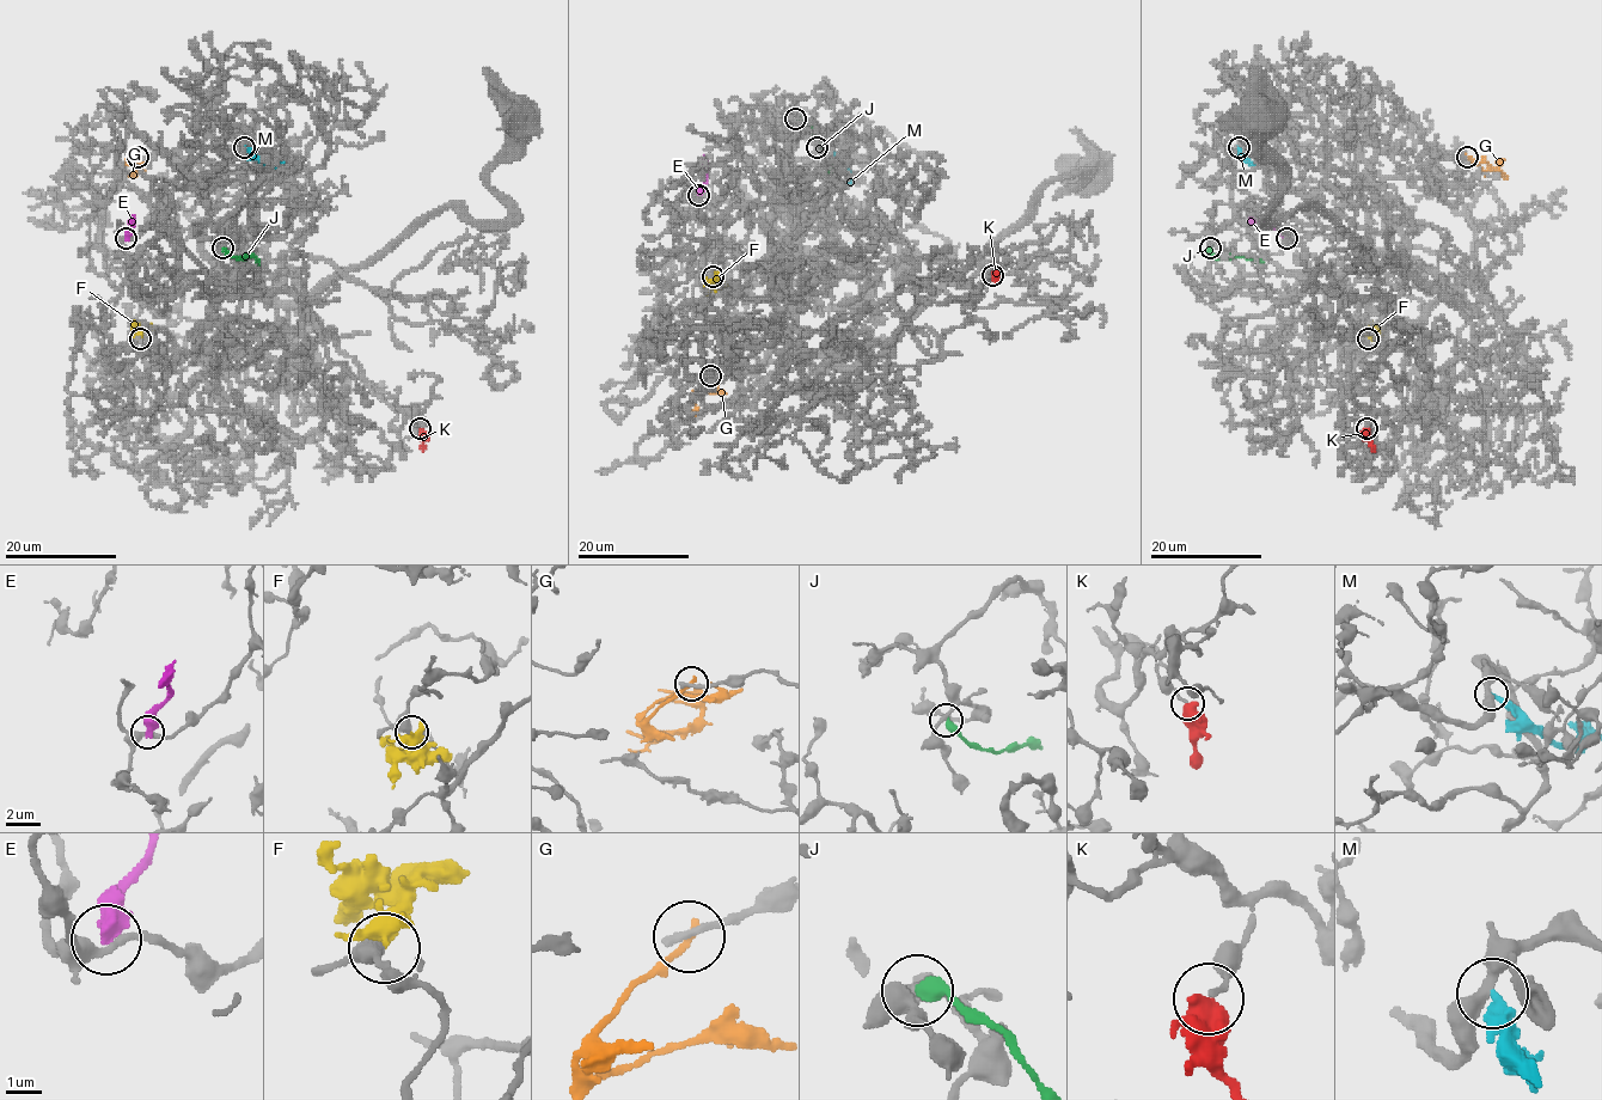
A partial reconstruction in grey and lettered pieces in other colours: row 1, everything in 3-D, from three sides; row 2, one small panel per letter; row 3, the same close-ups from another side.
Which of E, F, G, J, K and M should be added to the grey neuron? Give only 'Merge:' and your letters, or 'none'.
Merge: none

